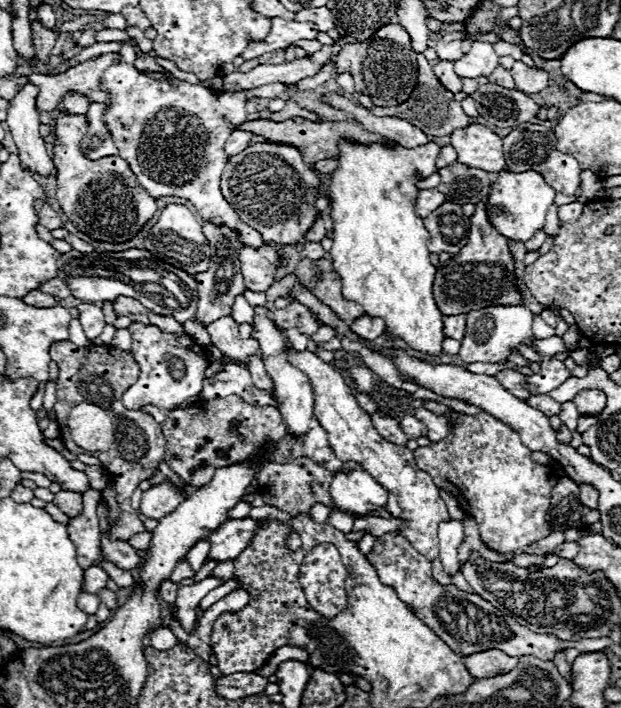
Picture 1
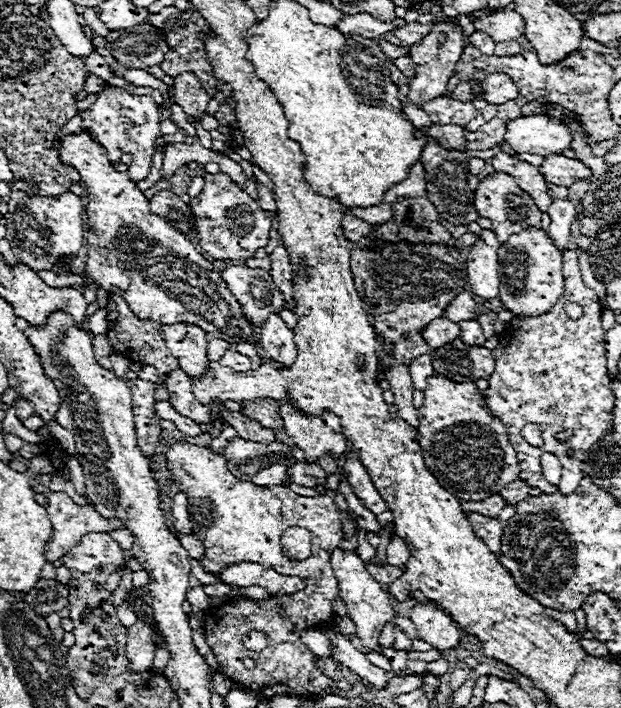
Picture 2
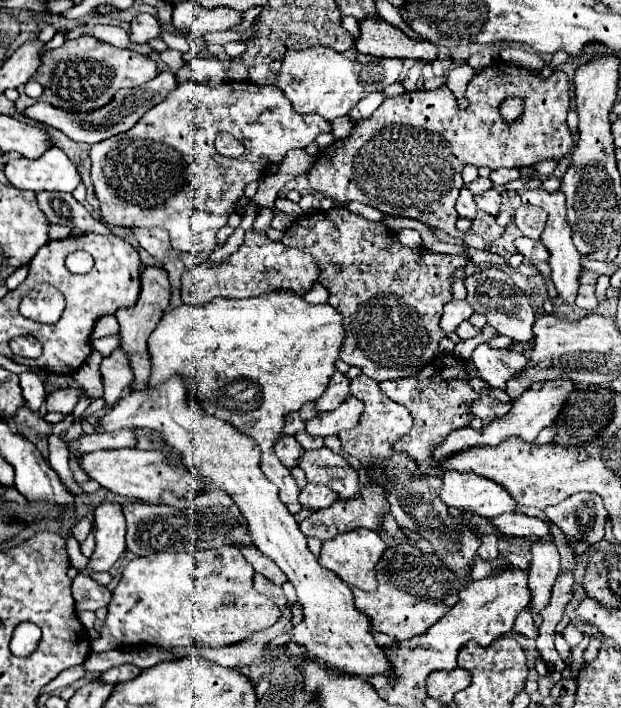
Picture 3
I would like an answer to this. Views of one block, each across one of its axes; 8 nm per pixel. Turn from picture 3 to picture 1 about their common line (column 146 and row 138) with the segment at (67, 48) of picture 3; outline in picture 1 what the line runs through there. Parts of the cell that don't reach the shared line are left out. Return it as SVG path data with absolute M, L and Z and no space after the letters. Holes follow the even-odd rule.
M60 114L56 118L56 140L54 140L54 166L58 192L56 200L66 212L68 220L86 236L98 242L126 242L132 240L140 228L156 216L156 200L138 186L130 166L118 158L88 160L80 152L80 138L88 130L88 120L76 114Z

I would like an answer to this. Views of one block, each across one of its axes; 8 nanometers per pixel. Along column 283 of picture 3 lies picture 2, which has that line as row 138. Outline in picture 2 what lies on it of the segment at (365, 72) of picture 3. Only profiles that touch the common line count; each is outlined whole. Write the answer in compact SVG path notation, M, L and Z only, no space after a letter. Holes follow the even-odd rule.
M80 132L60 140L60 158L80 172L88 192L88 258L84 272L92 280L106 292L120 294L138 318L160 324L190 322L230 344L258 344L258 334L252 334L252 322L246 320L242 306L230 294L220 270L182 232L172 228L164 218L150 214L148 198L126 172L110 166L104 146L92 140L90 134ZM180 280L190 282L190 290L176 290Z

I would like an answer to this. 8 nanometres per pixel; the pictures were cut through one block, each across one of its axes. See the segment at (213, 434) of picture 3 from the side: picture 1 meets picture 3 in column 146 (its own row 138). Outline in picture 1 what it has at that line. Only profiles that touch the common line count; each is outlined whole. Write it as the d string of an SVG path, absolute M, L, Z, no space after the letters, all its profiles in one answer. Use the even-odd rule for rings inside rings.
M336 92L322 94L322 100L328 102L332 108L338 108L344 114L352 116L354 120L358 120L362 126L366 126L366 130L374 130L374 134L380 134L392 142L398 142L400 146L414 148L414 146L424 146L430 142L428 136L420 128L410 124L408 120L402 120L396 116L382 116L382 118L374 116L368 108L354 104L350 98L340 96Z

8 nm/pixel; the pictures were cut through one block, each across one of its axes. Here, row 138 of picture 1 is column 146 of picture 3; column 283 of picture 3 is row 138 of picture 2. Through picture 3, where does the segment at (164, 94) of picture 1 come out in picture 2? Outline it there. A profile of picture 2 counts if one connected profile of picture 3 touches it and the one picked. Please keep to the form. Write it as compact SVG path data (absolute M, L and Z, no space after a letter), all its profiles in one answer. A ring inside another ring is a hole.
M106 86L96 94L96 102L80 114L82 130L86 130L92 138L98 138L102 146L106 146L108 160L118 164L122 154L130 154L132 162L128 164L130 178L134 182L144 180L150 174L152 156L156 152L156 140L160 134L160 106L150 96L136 96L122 86Z

